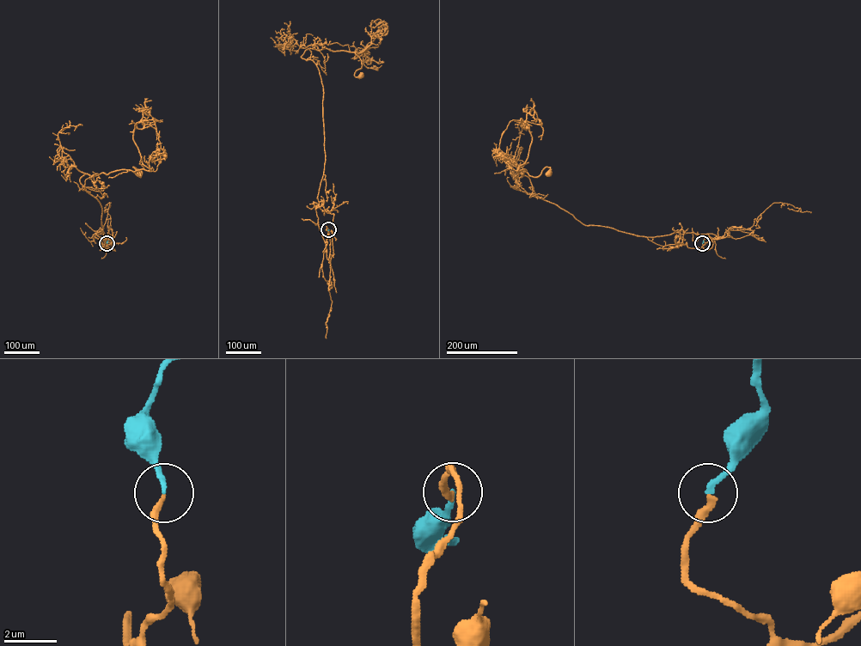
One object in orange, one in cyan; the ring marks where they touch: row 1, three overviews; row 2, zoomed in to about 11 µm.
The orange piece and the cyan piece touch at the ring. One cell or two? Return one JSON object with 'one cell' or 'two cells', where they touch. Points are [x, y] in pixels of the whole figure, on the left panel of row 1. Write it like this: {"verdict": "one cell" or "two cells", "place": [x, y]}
{"verdict": "one cell", "place": [106, 243]}

